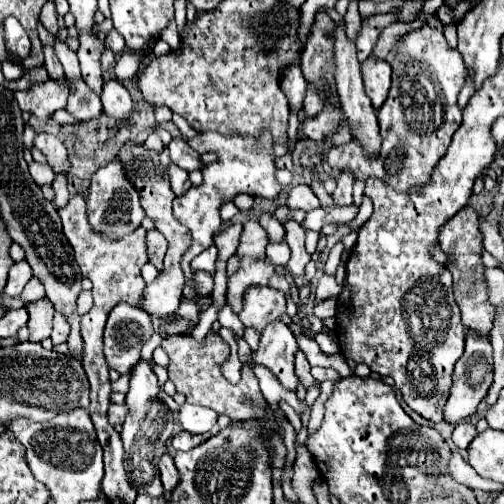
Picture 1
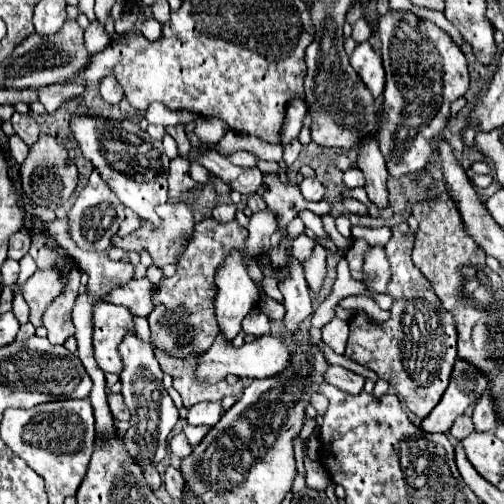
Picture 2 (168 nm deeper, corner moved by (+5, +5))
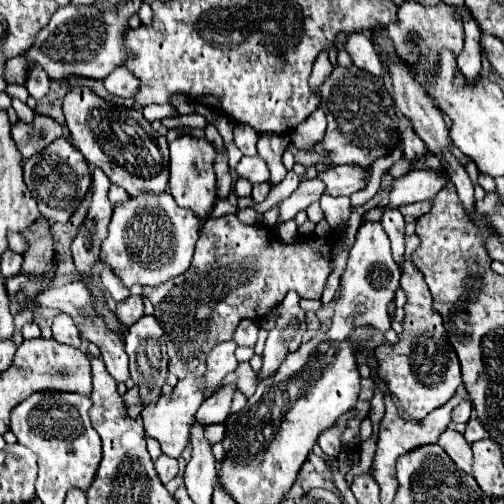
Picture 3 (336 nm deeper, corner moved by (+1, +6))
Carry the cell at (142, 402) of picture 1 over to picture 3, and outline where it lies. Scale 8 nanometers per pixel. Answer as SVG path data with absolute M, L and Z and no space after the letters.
M154 315L140 317L126 335L126 353L130 357L130 375L132 381L140 387L140 395L144 399L144 405L150 401L156 401L162 395L162 385L166 383L168 375L168 355L166 355L166 343L162 337L162 327L158 325Z

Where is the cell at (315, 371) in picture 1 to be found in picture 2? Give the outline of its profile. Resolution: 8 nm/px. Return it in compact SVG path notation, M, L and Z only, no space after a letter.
M328 366L324 372L324 380L336 388L350 392L350 394L358 394L364 388L364 378L342 366Z

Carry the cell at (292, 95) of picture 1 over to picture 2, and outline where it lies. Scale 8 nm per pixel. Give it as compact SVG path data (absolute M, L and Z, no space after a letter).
M302 98L290 100L290 106L286 108L286 122L282 126L282 144L288 144L294 138L298 138L298 132L302 128L302 120L304 120L306 112L308 112L308 108Z

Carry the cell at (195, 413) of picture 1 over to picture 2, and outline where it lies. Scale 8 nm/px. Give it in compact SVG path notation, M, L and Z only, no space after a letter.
M198 402L194 406L190 406L188 410L188 424L194 424L194 426L214 426L218 420L220 420L220 402Z

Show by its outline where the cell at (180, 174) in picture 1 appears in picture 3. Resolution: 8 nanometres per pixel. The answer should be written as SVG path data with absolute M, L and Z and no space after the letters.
M182 135L176 141L170 143L170 181L168 189L176 203L184 209L190 209L196 213L200 223L204 225L206 219L210 219L212 207L216 205L216 173L214 173L214 161L216 151L206 141L206 138L196 138L192 135Z

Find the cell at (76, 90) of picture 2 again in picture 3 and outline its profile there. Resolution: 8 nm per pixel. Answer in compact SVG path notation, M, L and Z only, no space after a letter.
M34 65L34 69L30 69L30 77L26 77L26 89L28 93L40 101L48 91L50 91L50 77L46 77L44 69L38 69L38 65Z

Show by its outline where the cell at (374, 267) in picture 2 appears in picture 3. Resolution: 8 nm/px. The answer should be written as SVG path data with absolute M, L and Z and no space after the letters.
M366 223L370 227L368 233L362 233L364 227L360 227L360 233L356 233L356 241L348 253L348 263L344 273L340 275L340 297L336 301L334 307L334 317L332 317L332 327L328 329L330 339L344 339L352 329L360 327L360 325L372 325L376 327L382 335L386 335L386 331L390 329L390 317L388 317L388 303L394 299L394 293L400 287L400 269L392 259L390 253L390 239L386 235L386 231L382 229L380 223Z

